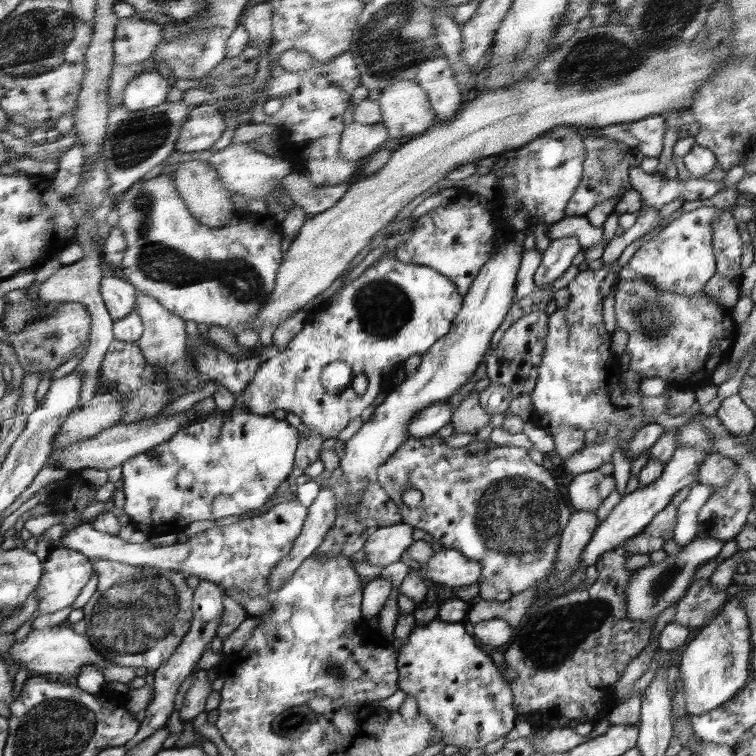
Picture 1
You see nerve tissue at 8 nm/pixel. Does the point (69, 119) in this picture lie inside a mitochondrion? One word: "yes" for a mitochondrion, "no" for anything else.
no

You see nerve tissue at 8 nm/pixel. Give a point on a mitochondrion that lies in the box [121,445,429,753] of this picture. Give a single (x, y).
(295, 721)

